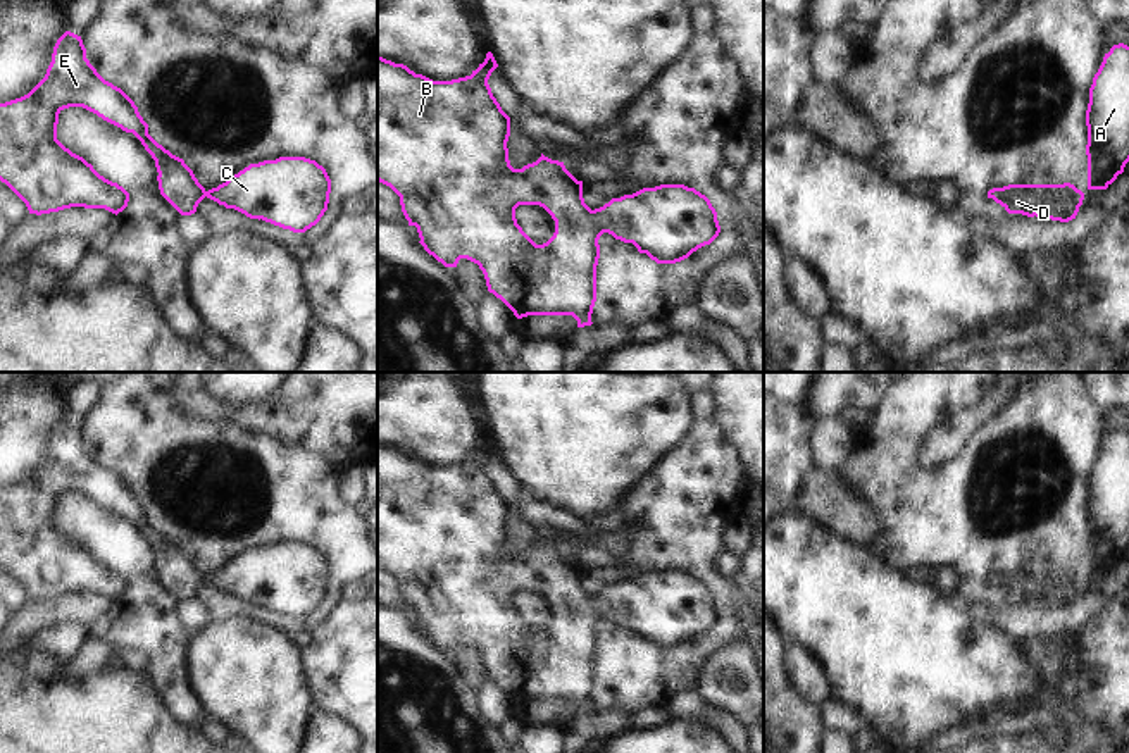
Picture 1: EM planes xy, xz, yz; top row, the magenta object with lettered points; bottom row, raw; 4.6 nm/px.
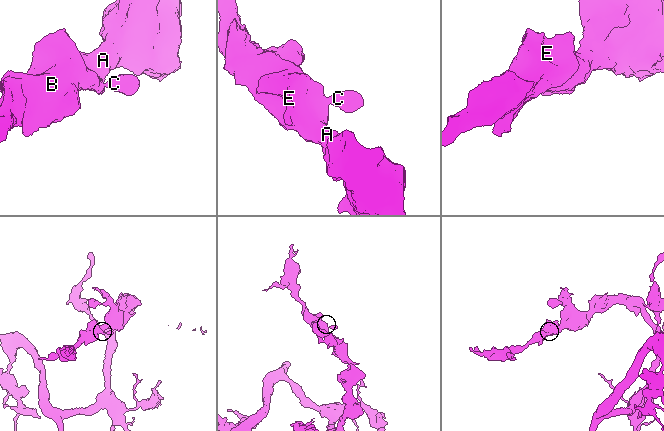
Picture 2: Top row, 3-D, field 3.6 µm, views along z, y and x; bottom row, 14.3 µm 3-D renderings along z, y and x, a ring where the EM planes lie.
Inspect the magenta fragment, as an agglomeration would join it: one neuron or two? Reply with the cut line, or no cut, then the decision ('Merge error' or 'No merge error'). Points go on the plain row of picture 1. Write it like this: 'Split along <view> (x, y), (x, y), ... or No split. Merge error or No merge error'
No split. No merge error.

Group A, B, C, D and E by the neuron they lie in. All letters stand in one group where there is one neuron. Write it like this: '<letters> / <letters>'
A B C D E

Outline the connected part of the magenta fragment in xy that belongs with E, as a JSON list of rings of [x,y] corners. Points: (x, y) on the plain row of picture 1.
[[[65,417],[53,433],[45,464],[28,481],[0,489],[0,567],[26,589],[29,600],[41,601],[84,593],[105,594],[117,601],[128,593],[129,579],[122,572],[100,562],[91,550],[57,526],[59,500],[69,493],[83,493],[122,517],[133,519],[155,546],[160,581],[181,601],[195,600],[198,589],[207,582],[250,605],[305,619],[327,596],[331,565],[322,551],[305,543],[279,543],[250,550],[226,569],[207,577],[183,545],[172,541],[148,520],[148,510],[134,488],[97,458],[86,445],[81,422]]]

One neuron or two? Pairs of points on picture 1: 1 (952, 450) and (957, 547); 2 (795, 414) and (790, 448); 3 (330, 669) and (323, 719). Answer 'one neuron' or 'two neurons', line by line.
1: two neurons
2: one neuron
3: two neurons

